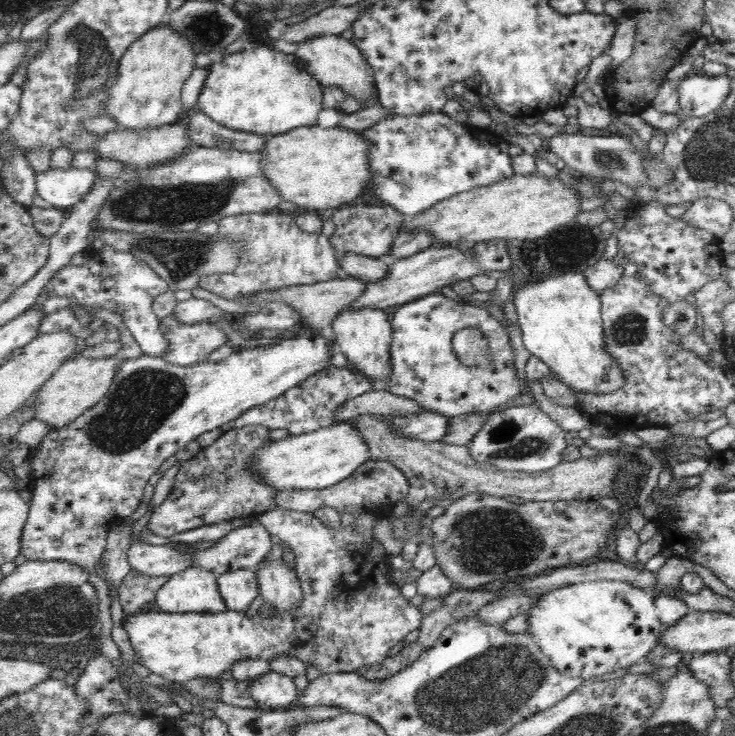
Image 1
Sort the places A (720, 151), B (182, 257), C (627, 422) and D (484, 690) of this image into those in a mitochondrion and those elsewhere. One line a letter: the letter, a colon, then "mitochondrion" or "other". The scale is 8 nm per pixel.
A: mitochondrion
B: mitochondrion
C: other
D: mitochondrion

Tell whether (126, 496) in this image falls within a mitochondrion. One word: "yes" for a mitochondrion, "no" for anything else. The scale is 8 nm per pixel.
no

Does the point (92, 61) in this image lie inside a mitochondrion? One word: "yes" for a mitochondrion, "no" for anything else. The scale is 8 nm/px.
yes

